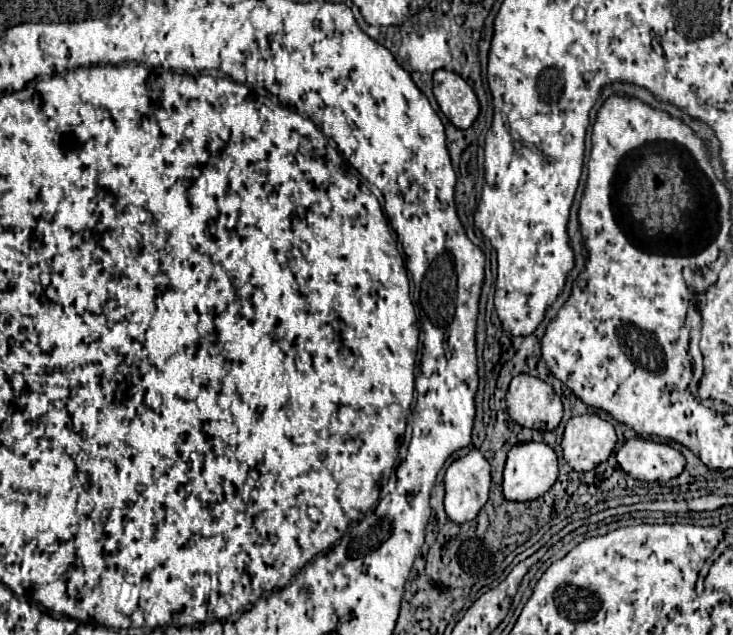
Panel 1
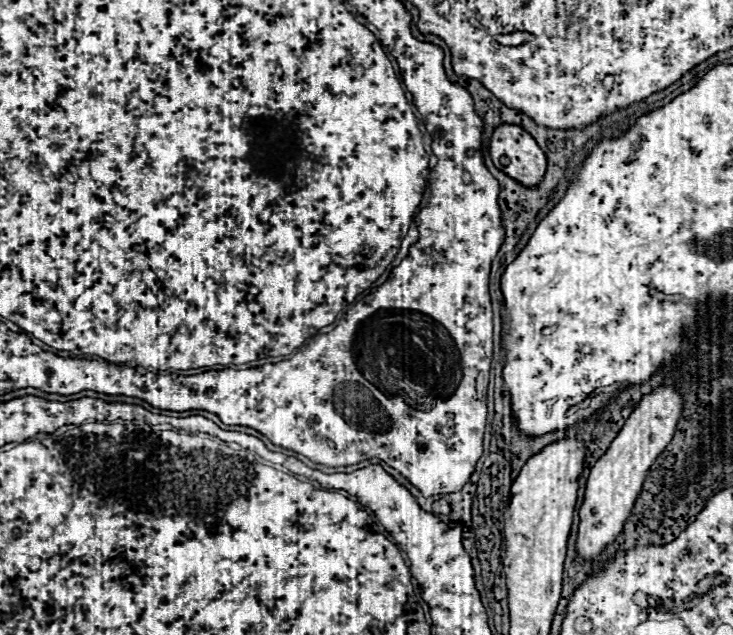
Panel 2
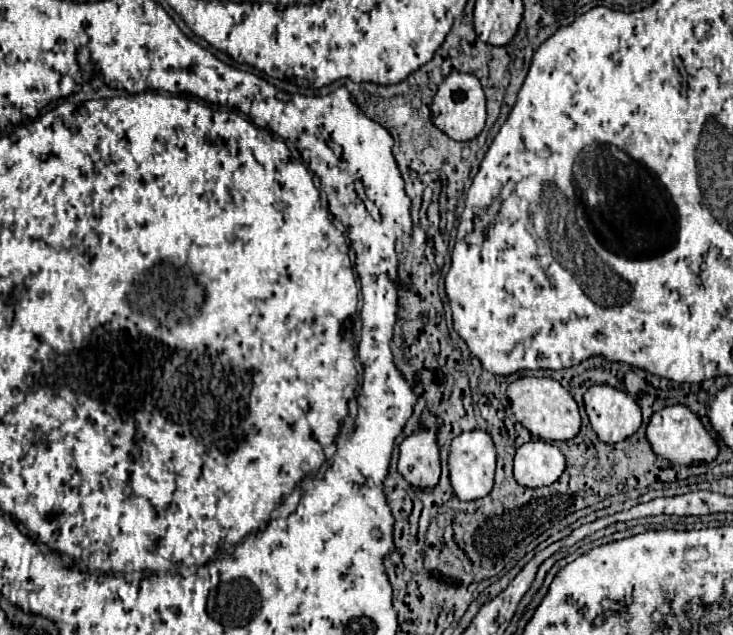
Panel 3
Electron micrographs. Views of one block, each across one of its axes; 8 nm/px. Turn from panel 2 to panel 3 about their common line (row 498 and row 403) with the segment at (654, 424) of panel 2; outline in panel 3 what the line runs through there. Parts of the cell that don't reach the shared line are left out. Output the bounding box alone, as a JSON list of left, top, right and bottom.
[584,384,642,444]

